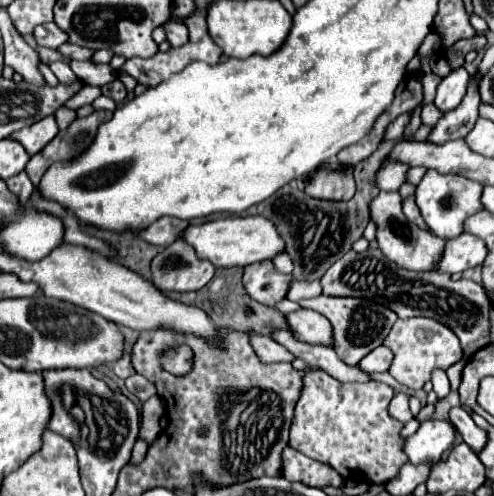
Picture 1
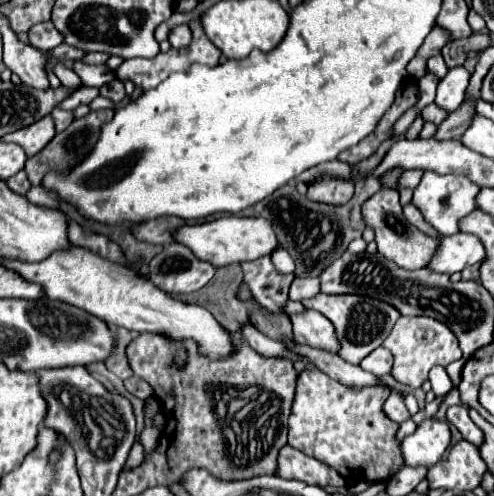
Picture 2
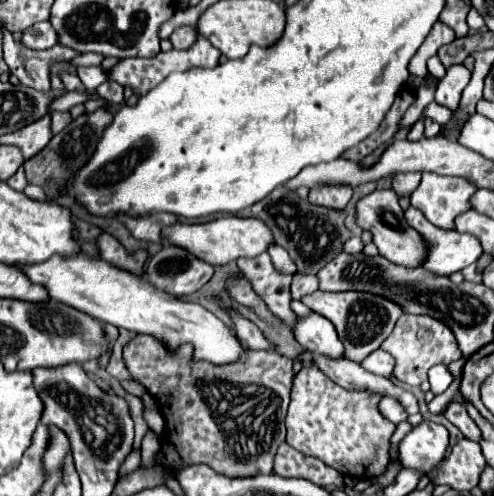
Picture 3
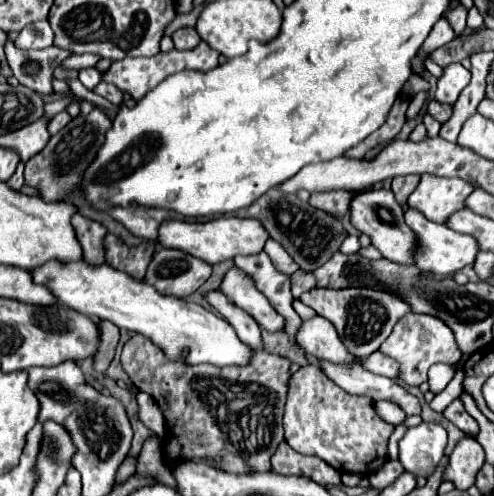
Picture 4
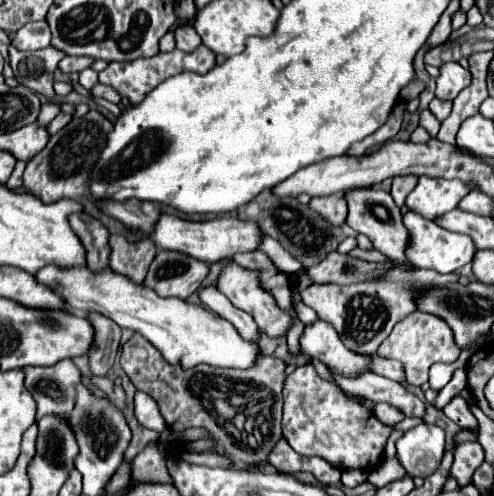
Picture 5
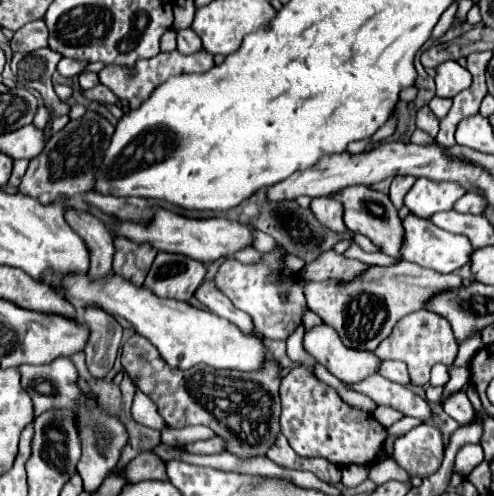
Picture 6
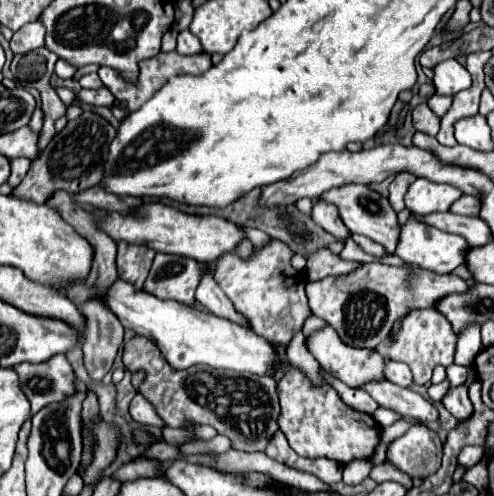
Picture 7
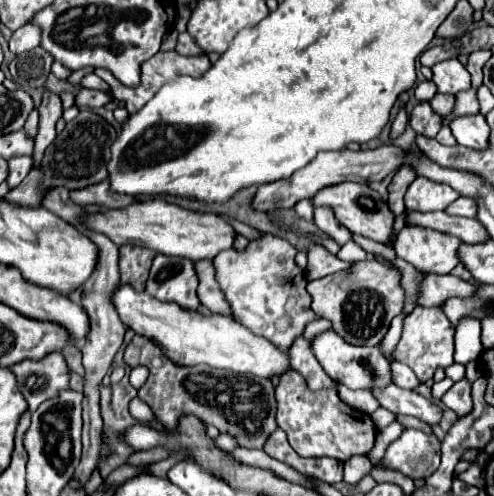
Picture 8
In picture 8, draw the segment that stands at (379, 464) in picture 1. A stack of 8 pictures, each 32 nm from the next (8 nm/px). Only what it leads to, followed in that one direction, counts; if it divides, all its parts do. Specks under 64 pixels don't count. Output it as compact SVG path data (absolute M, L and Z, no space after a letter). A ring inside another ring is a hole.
M292 370L276 386L276 420L300 456L330 456L346 462L354 454L368 454L376 438L370 416L344 404L336 390L310 392L304 378Z

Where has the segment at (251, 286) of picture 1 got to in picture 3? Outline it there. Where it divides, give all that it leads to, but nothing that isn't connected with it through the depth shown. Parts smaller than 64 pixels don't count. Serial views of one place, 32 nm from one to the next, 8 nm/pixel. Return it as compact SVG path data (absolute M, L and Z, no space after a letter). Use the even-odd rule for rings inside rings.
M266 252L256 258L238 258L236 264L242 270L242 274L252 282L252 288L264 298L268 308L276 316L280 316L290 326L290 330L294 330L298 316L290 308L292 276L282 274L276 268L272 268L272 260Z

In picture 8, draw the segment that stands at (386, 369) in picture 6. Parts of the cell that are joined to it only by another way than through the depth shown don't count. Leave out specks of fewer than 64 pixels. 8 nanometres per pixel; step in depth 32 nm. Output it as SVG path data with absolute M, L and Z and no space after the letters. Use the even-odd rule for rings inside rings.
M392 362L392 372L394 372L394 384L400 388L408 388L408 390L416 390L422 382L416 378L416 374L398 362Z

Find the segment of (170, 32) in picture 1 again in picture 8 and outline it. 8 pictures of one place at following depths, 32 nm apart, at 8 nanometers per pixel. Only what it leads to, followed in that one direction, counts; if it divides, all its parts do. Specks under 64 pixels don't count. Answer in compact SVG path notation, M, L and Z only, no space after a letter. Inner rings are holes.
M182 32L182 34L178 36L176 52L178 52L178 54L182 54L182 56L200 56L200 54L202 54L202 50L200 50L198 46L194 46L194 44L192 44L192 38L188 38L188 34L186 34L186 32Z

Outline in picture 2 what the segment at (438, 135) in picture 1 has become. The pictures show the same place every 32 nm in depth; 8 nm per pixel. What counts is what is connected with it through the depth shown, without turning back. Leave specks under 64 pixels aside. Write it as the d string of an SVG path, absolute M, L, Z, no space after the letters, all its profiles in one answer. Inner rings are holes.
M464 102L456 112L450 112L448 114L448 120L444 120L440 126L438 126L438 132L434 138L442 138L442 140L448 140L448 138L460 138L466 130L466 126L470 124L472 116L476 114L474 110L474 102Z

